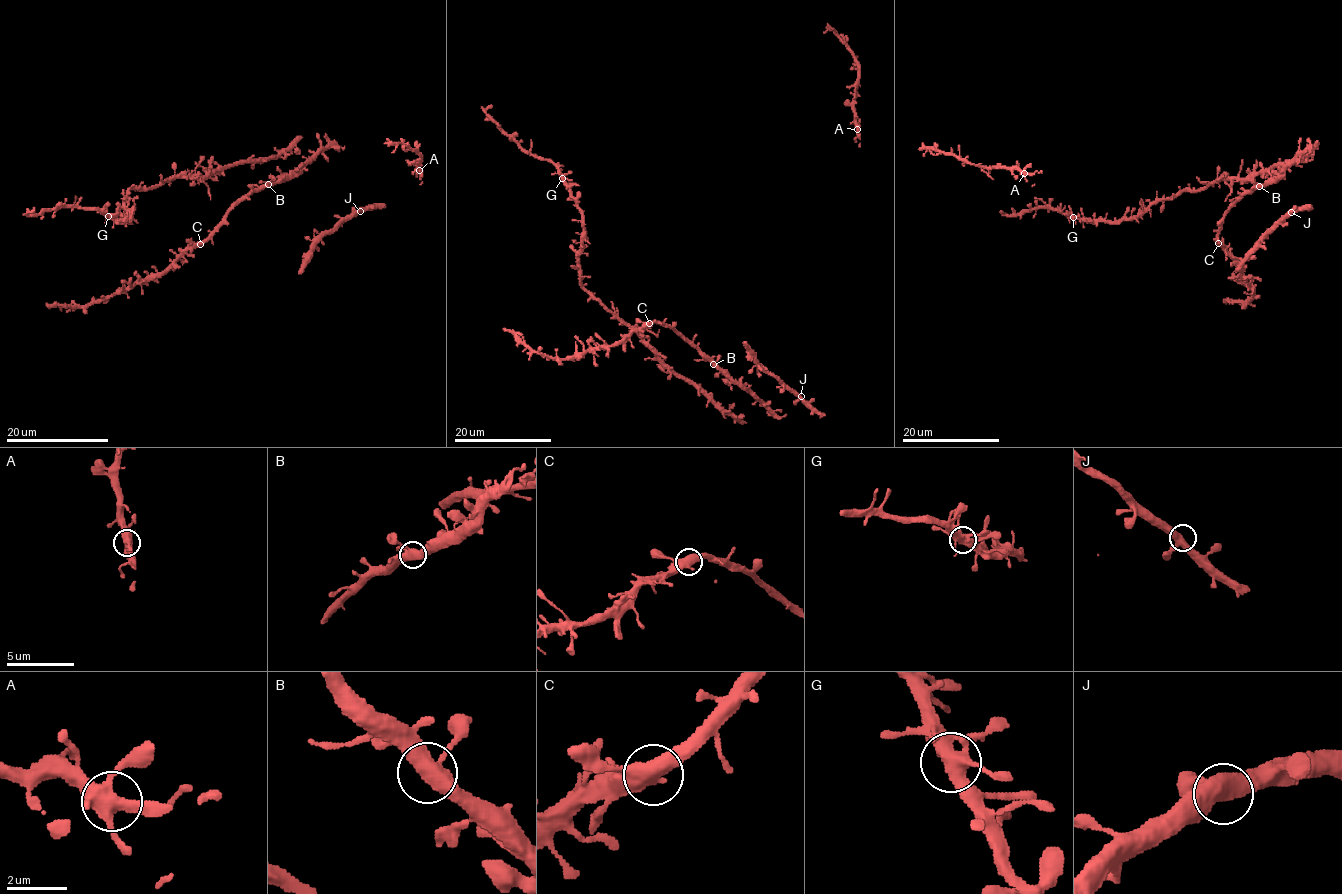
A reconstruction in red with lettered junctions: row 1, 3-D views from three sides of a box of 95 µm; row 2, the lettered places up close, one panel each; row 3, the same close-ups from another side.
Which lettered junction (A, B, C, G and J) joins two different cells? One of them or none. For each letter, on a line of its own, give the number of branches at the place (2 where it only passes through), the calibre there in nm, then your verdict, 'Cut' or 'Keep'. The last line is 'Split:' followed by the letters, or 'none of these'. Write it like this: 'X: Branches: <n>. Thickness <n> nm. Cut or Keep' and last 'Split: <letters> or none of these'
A: Branches: 4. Thickness 460 nm. Keep
B: Branches: 4. Thickness 440 nm. Keep
C: Branches: 3. Thickness 440 nm. Keep
G: Branches: 5. Thickness 440 nm. Keep
J: Branches: 3. Thickness 480 nm. Keep
Split: none of these

